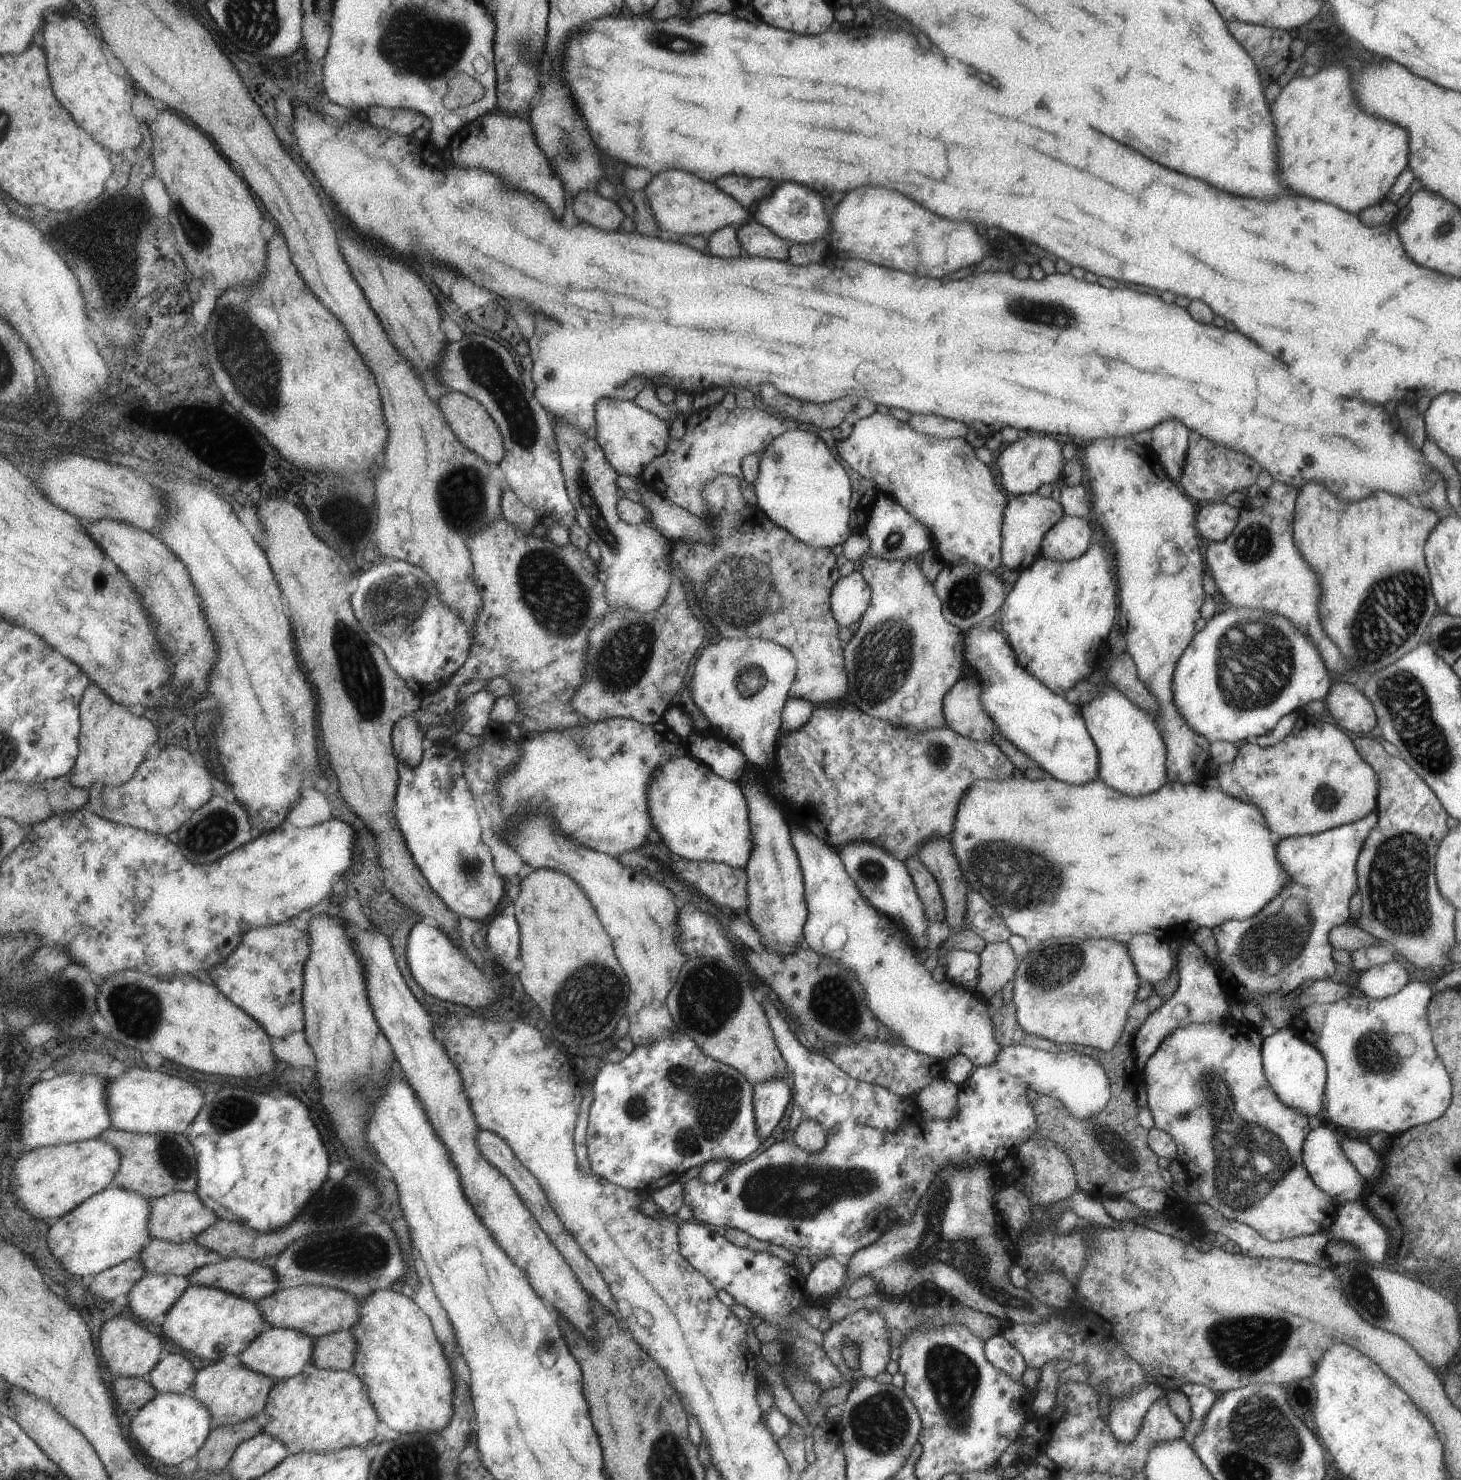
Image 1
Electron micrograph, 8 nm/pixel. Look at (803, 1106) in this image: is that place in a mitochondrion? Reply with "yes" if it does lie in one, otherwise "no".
no

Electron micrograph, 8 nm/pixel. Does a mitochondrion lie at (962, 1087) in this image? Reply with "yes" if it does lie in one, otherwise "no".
no

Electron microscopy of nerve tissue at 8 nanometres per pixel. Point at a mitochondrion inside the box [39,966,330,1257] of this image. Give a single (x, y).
(137, 1010)

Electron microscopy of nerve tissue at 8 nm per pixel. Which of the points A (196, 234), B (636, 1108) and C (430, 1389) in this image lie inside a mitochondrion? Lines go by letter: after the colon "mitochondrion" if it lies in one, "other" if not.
A: mitochondrion
B: mitochondrion
C: other

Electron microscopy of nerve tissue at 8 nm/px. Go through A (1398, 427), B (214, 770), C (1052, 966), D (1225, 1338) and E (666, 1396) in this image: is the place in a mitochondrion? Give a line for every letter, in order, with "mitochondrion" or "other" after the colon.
A: other
B: other
C: mitochondrion
D: mitochondrion
E: other

